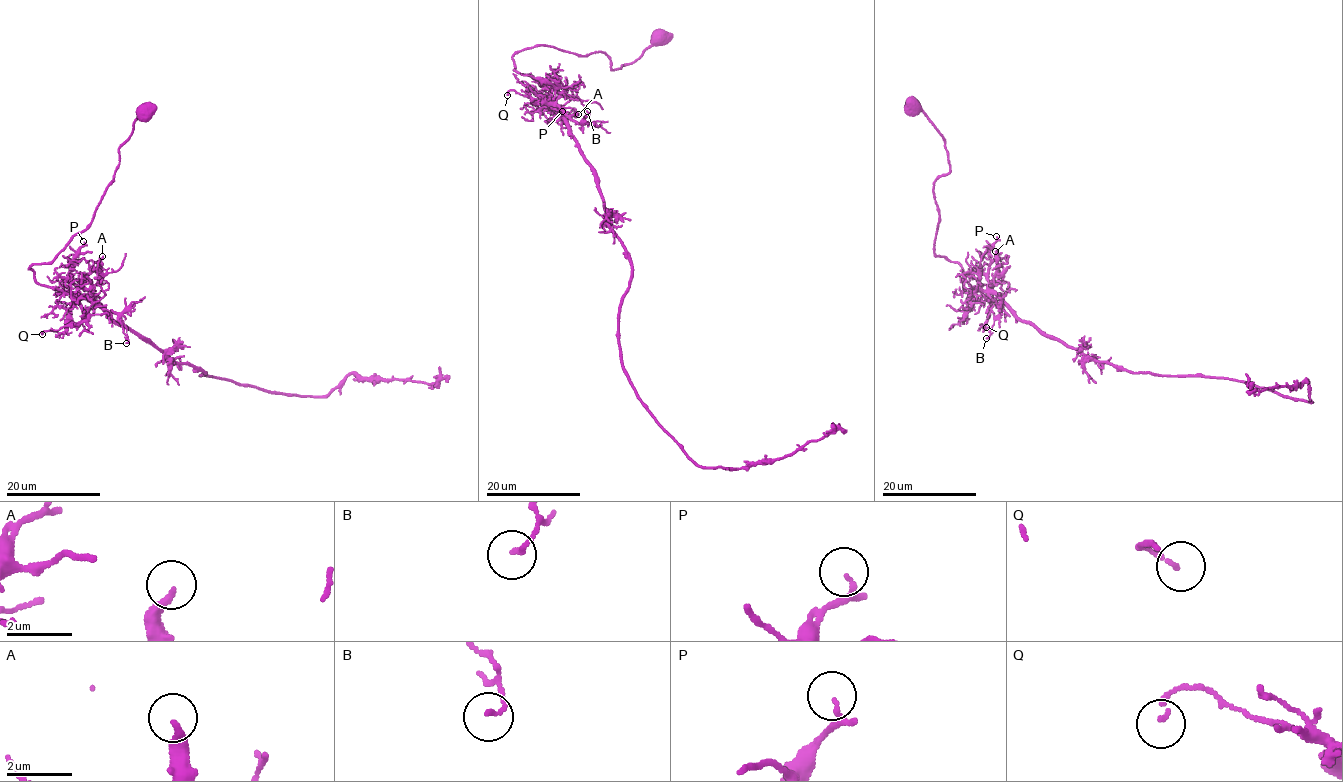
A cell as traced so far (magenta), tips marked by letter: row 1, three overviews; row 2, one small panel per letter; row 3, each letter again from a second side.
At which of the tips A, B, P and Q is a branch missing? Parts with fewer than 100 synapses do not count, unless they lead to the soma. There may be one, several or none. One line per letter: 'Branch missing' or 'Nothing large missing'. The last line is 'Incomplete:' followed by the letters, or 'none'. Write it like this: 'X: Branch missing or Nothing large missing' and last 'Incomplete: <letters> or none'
A: Nothing large missing
B: Nothing large missing
P: Nothing large missing
Q: Nothing large missing
Incomplete: none

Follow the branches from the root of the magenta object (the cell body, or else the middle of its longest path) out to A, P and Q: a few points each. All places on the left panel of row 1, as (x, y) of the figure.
A: (147, 112), (119, 147), (91, 224), (53, 260), (28, 268), (37, 282), (82, 296), (78, 284), (102, 256)
P: (147, 112), (119, 147), (91, 224), (53, 260), (32, 264), (34, 280), (82, 296), (69, 271), (83, 241)
Q: (147, 112), (119, 147), (91, 224), (53, 260), (28, 268), (37, 282), (82, 297), (63, 331), (42, 334)

